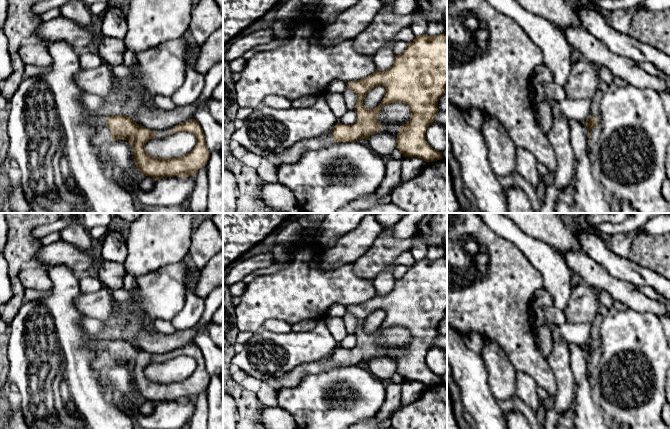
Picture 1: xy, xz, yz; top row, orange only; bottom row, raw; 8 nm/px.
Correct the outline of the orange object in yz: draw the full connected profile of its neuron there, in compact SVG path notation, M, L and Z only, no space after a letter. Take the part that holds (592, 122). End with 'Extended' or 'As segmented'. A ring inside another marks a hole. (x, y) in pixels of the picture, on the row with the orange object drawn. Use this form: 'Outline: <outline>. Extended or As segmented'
Outline: M591 116L589 119L585 121L585 125L588 129L588 137L590 142L597 142L599 140L603 128L601 123L601 116Z. Extended

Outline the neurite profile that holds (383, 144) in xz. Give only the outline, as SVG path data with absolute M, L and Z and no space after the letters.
M377 133L371 135L367 141L375 153L387 159L396 148L396 138L396 134Z

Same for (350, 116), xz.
M349 109L341 118L339 122L345 125L351 125L356 122L357 115L354 109Z

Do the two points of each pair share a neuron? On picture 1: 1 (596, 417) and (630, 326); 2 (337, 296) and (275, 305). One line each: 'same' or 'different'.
1: different
2: same

